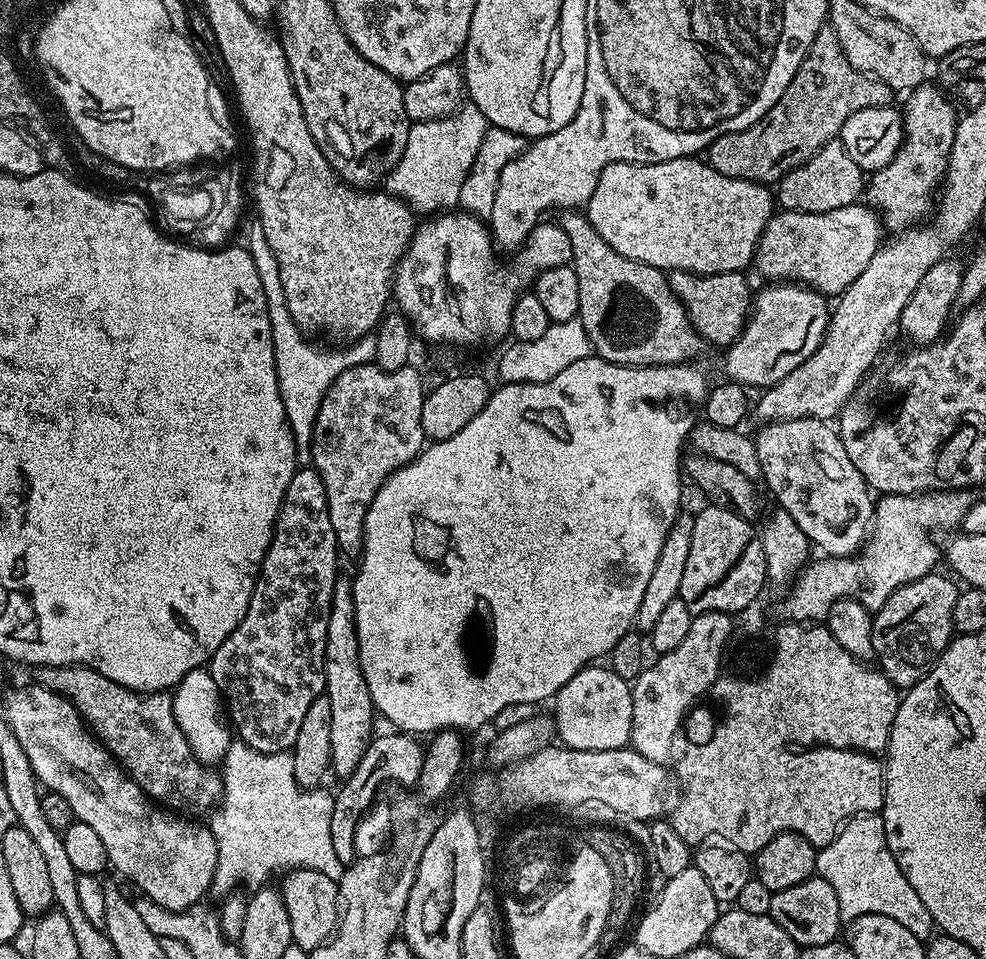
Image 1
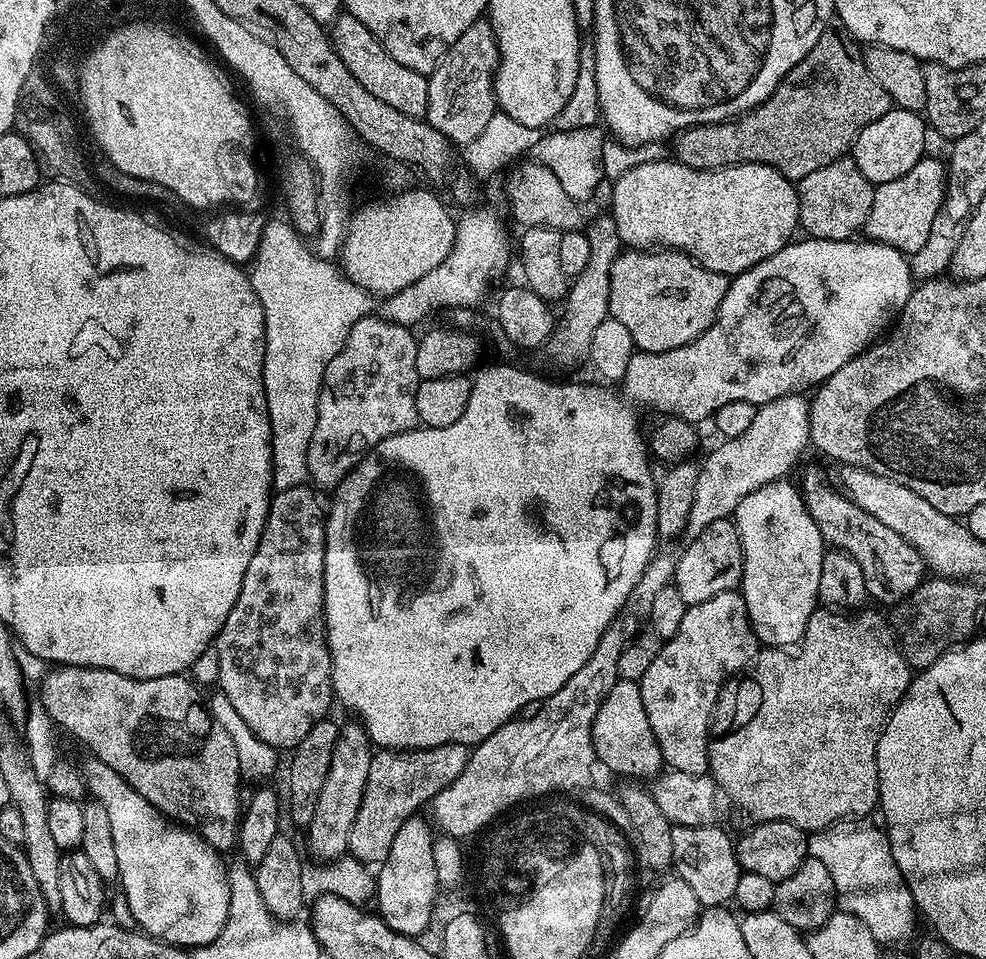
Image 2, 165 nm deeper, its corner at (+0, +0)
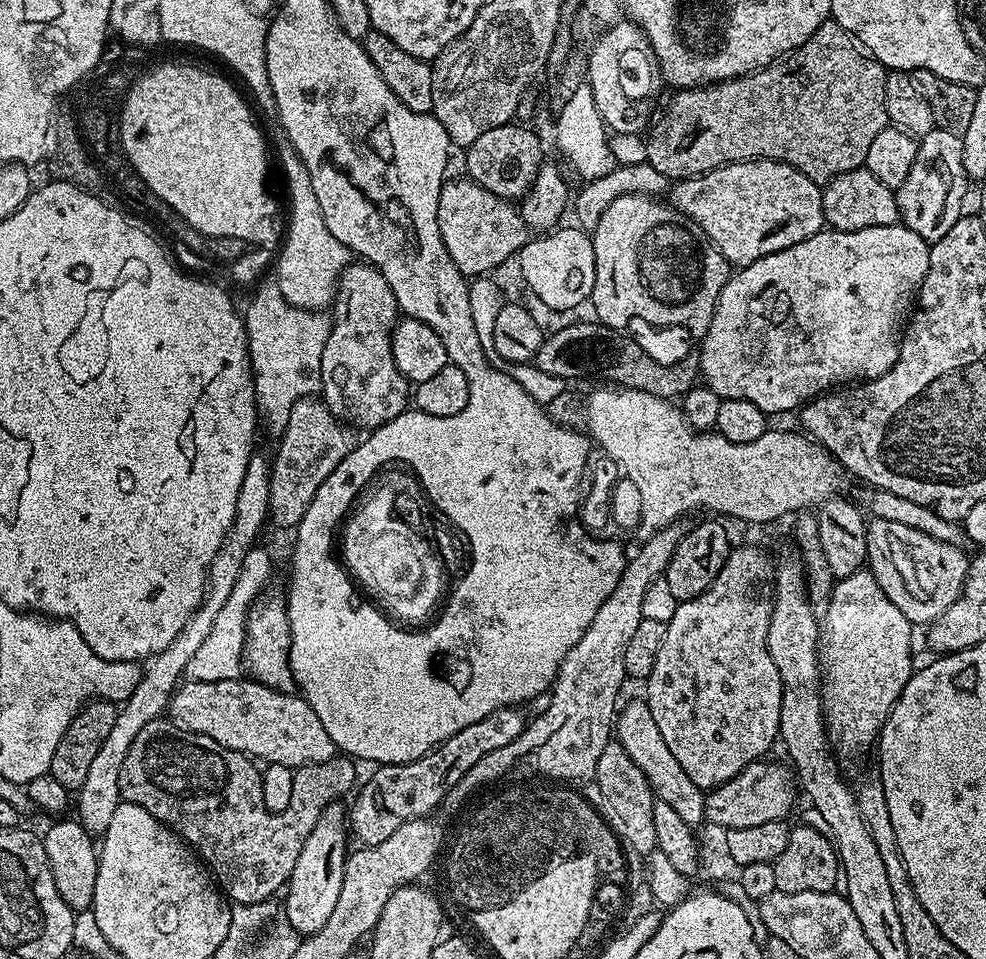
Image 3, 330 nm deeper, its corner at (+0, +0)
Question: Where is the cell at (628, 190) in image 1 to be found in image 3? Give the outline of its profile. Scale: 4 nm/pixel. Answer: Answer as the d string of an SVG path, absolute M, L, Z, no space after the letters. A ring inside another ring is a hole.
M743 160L737 164L724 164L721 168L705 172L703 176L677 180L670 188L670 203L702 226L716 249L732 266L753 264L758 262L758 258L766 258L766 254L798 246L798 242L806 242L806 238L818 234L825 227L821 185L794 170L794 166L773 160Z

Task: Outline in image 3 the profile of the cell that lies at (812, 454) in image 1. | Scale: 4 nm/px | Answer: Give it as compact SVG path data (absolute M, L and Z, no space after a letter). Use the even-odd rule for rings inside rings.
M875 518L869 519L867 521L868 525L868 559L866 561L867 571L871 572L873 578L878 582L878 586L882 586L882 594L886 594L886 598L890 598L890 602L894 602L894 606L898 606L898 610L902 610L902 614L906 614L908 621L912 623L913 626L927 626L932 623L933 620L937 620L942 614L946 614L946 610L950 610L950 606L954 606L954 602L959 598L959 596L964 595L964 583L968 577L968 566L970 563L969 553L964 553L965 550L959 544L951 544L950 542L940 542L938 538L930 538L930 534L922 534L922 530L914 530L910 526L902 526L902 522L886 522L885 520L877 520Z

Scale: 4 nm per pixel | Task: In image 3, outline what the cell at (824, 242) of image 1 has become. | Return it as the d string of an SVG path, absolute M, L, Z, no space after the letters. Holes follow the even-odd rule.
M933 128L930 134L919 137L916 146L916 161L906 174L906 182L895 189L899 223L905 224L922 239L934 242L948 233L950 226L958 222L964 208L964 195L968 192L970 181L962 166L963 139L941 128Z

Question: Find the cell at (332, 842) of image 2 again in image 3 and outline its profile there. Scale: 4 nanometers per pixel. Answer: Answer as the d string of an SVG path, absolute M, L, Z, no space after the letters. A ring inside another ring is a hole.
M337 802L322 810L322 818L314 822L314 830L302 846L302 854L298 854L298 863L294 865L294 874L290 874L286 885L288 897L282 904L287 927L296 934L307 938L312 936L322 926L326 926L326 918L330 918L334 905L338 902L338 893L342 891L342 874L344 861L350 851L349 833L346 831L346 808ZM345 832L345 833L344 833Z

